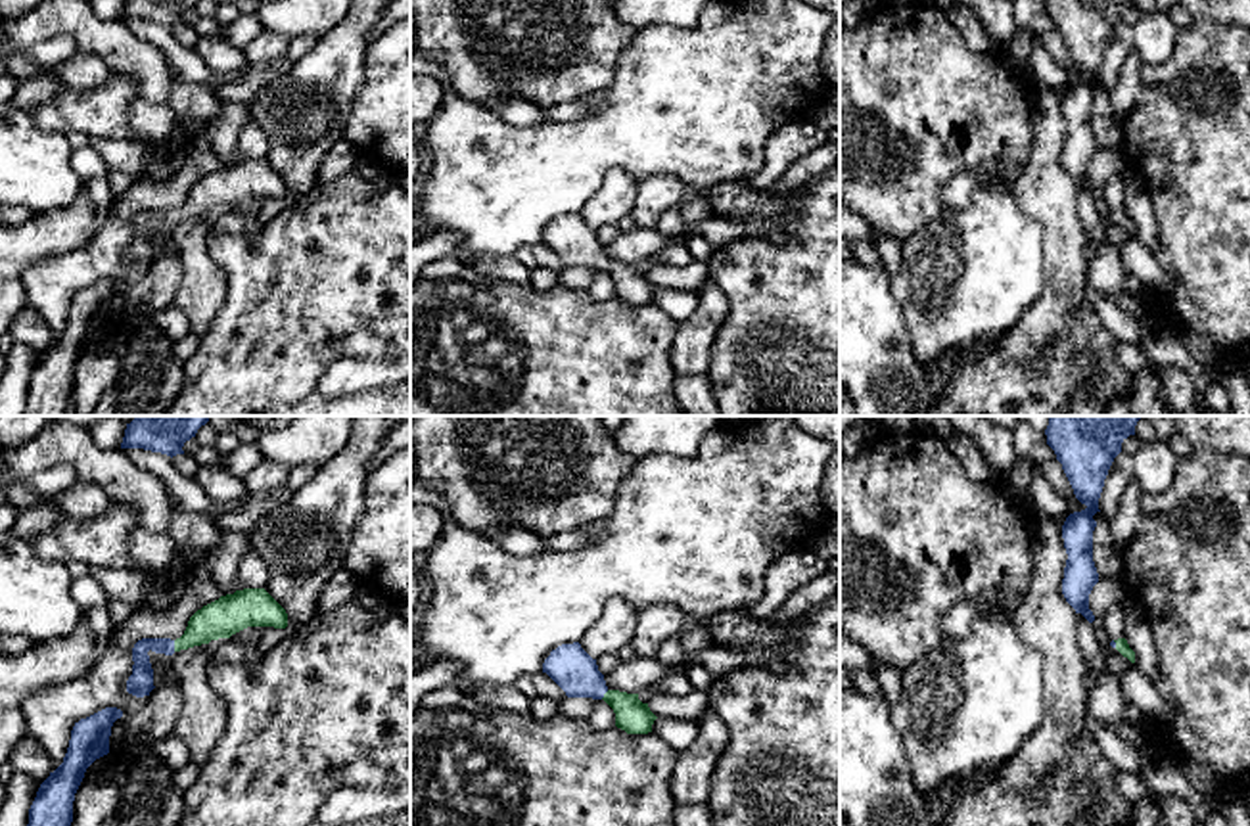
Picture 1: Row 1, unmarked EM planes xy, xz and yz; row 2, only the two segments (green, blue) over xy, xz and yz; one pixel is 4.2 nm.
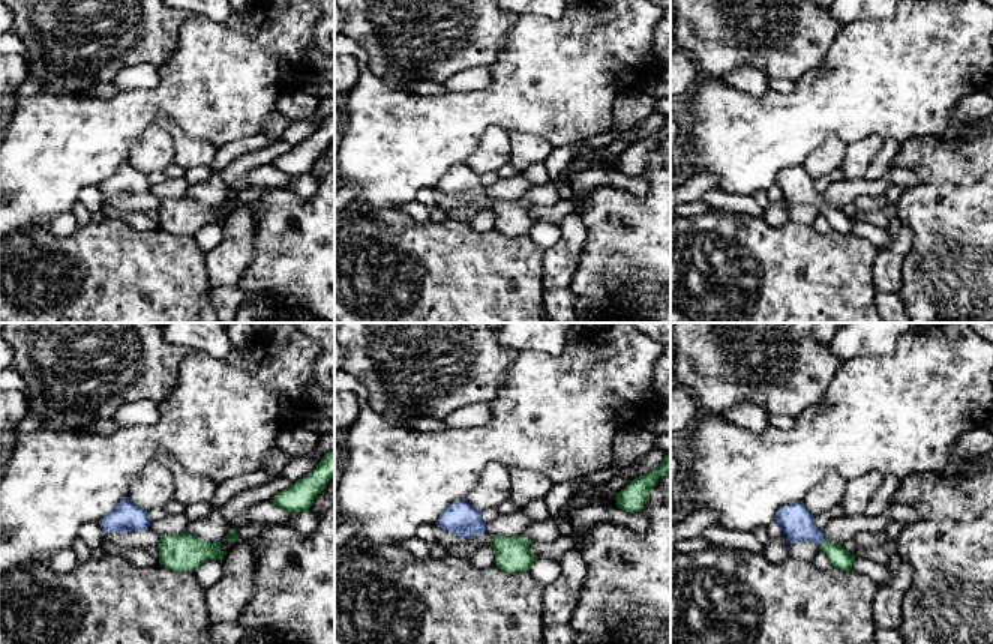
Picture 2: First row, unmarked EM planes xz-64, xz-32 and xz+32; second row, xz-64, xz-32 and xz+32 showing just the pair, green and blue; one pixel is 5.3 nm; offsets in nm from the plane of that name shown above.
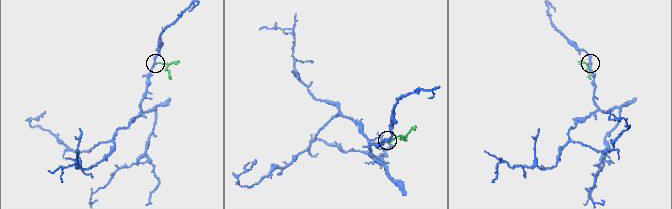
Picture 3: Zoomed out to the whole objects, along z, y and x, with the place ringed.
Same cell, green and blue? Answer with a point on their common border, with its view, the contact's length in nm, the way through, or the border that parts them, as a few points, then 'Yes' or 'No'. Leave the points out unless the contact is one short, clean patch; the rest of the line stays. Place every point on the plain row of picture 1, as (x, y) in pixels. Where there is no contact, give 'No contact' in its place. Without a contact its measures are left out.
Touches green at xy (175, 217). Shared border 50 nm. Path across: xy (223, 188), (175, 217), (140, 225), (140, 253). Yes

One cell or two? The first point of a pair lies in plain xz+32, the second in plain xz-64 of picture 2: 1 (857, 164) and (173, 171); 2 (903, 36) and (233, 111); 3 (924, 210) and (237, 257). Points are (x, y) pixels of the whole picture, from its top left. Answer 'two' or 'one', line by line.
1: two
2: one
3: two

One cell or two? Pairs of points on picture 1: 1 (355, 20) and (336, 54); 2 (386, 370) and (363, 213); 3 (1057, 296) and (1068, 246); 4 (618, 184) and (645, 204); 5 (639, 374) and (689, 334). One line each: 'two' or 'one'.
1: one
2: two
3: one
4: two
5: two

